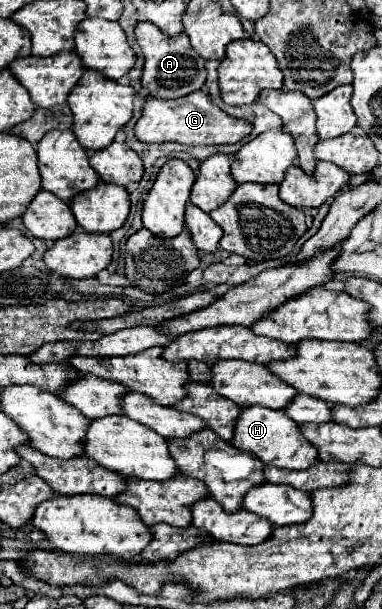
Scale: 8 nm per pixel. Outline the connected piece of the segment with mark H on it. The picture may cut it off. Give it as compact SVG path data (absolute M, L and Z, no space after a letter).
M251 405L241 409L231 443L241 451L253 453L265 465L281 469L307 469L317 461L317 449L299 433L297 423L291 421L283 411L267 409L263 405Z

